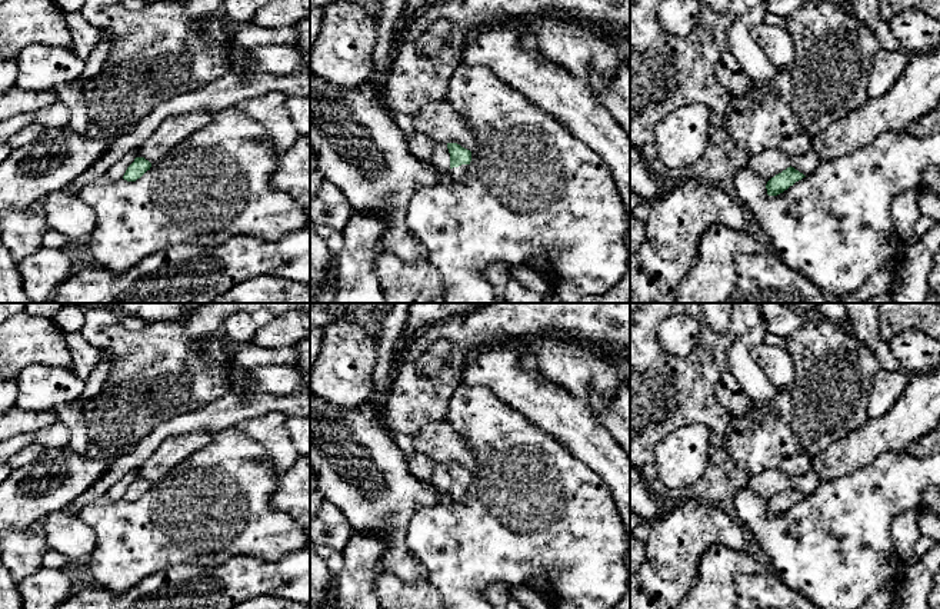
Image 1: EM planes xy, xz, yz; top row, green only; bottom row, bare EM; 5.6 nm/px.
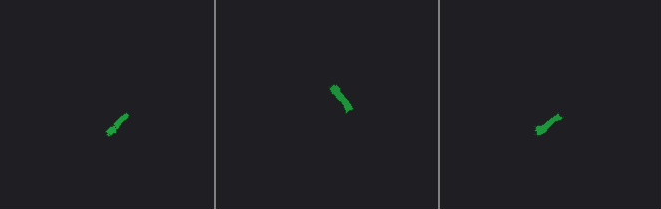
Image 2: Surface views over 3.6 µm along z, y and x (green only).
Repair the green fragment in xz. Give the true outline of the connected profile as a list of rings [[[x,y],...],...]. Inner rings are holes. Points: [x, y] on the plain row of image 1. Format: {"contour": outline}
{"contour": [[[447,463],[447,469],[450,473],[449,493],[453,499],[461,500],[467,495],[469,485],[471,482],[471,472],[457,463]]]}

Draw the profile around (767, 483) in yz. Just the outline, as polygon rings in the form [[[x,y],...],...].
[[[780,469],[763,470],[753,475],[749,487],[759,495],[764,502],[769,502],[776,495],[791,486],[791,479]]]

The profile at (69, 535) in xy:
[[[54,512],[43,519],[47,546],[69,559],[71,569],[84,569],[96,548],[96,533],[79,516]]]

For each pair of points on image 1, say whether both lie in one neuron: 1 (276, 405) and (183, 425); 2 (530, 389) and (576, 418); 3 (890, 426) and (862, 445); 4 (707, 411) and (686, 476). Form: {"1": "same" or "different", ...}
{"1": "same", "2": "same", "3": "same", "4": "different"}

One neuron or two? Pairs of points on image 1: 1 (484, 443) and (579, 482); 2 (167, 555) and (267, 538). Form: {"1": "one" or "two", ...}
{"1": "one", "2": "one"}

